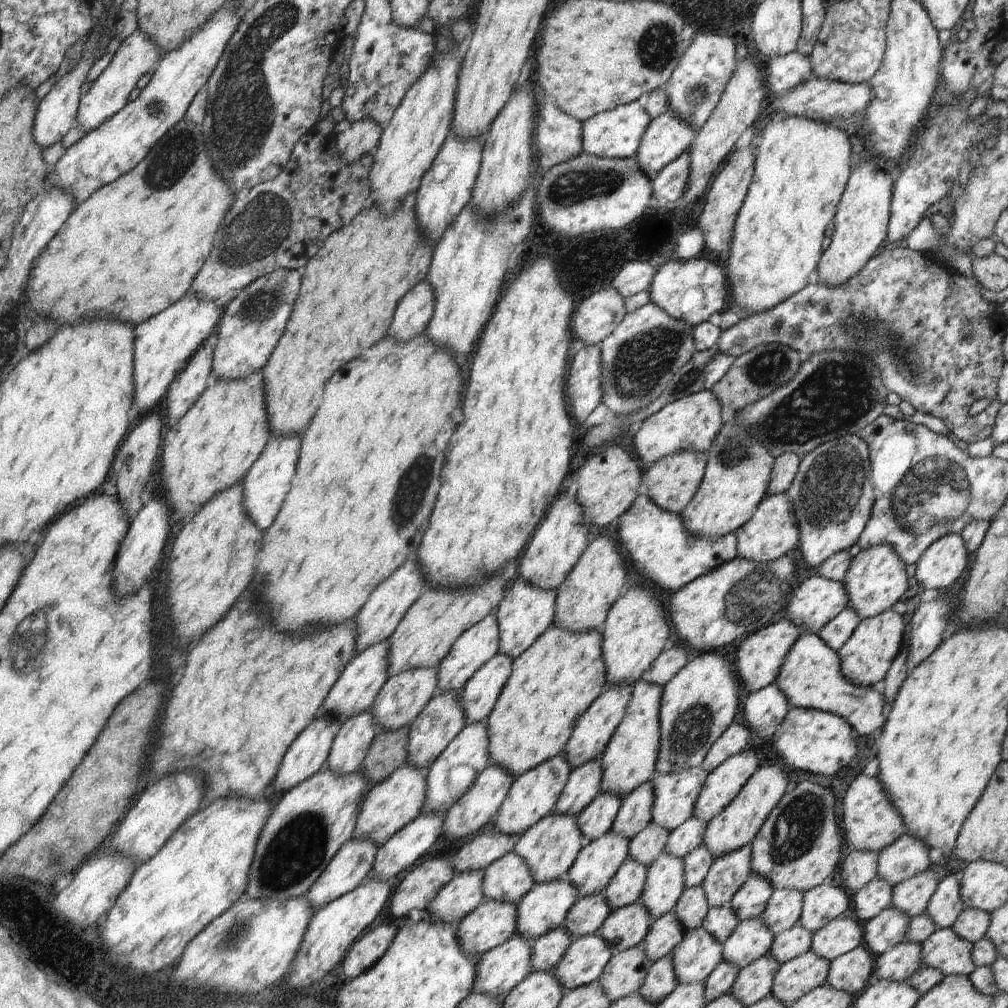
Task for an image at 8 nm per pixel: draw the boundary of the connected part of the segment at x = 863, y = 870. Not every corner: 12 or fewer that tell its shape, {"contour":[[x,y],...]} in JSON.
{"contour":[[852,850],[840,868],[851,894],[877,876],[878,853]]}

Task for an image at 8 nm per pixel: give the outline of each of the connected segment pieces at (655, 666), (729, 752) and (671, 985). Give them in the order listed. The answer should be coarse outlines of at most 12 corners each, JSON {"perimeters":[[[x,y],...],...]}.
{"perimeters":[[[678,646],[660,653],[642,673],[644,682],[663,687],[686,664]],[[732,724],[712,744],[699,767],[716,770],[746,750],[750,730]],[[671,955],[653,962],[637,990],[658,1004],[677,987]]]}

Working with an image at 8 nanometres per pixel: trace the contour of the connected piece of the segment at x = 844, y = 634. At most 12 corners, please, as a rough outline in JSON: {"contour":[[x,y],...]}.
{"contour":[[847,606],[817,635],[840,650],[861,618]]}

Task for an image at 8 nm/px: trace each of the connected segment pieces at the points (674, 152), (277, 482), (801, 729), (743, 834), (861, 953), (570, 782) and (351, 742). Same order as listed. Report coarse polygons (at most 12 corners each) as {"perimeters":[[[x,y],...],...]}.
{"perimeters":[[[668,111],[651,119],[634,159],[655,175],[697,132]],[[271,435],[242,480],[243,507],[264,532],[291,487],[300,435]],[[792,707],[771,736],[792,768],[836,774],[856,757],[838,715]],[[759,767],[708,822],[715,859],[751,844],[790,783]],[[861,944],[830,963],[826,985],[853,997],[874,960]],[[600,758],[568,777],[552,814],[577,817],[601,792]],[[368,710],[336,729],[325,768],[360,772],[378,734]]]}

